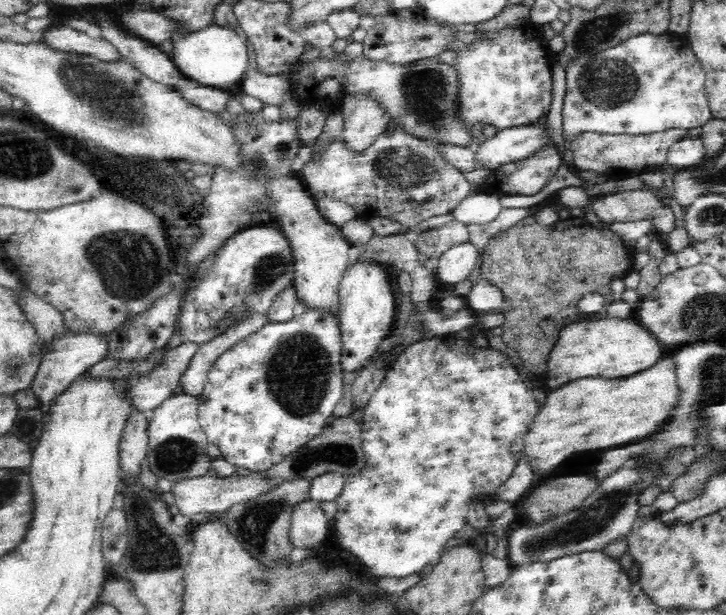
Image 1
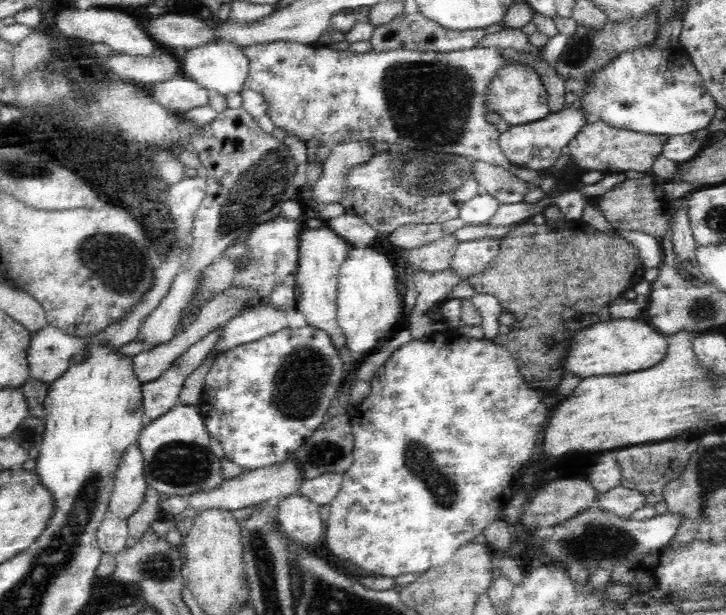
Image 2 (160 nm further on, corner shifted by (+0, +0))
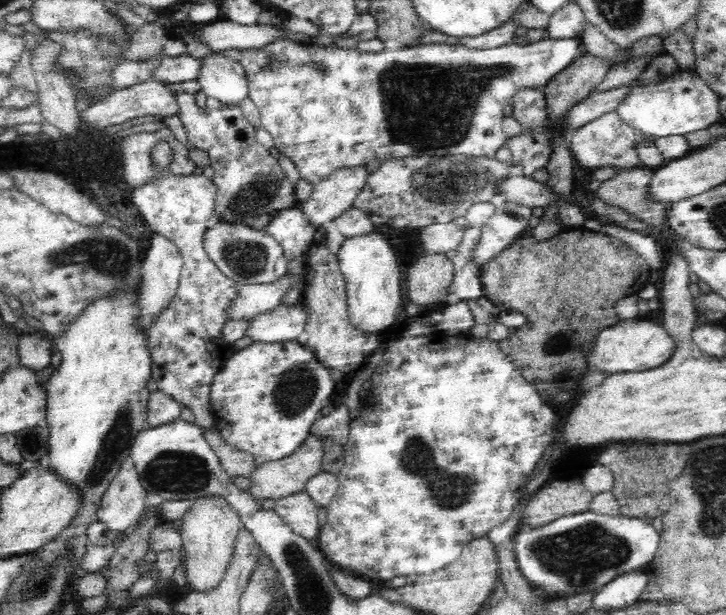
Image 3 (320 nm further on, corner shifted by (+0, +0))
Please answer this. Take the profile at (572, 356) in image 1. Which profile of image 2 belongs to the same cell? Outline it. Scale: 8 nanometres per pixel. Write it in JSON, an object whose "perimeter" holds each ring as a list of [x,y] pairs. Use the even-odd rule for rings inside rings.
{"perimeter":[[[627,318],[608,320],[608,322],[598,322],[594,326],[588,326],[574,336],[574,342],[568,348],[570,352],[564,366],[580,379],[638,372],[638,370],[647,370],[650,366],[656,366],[660,360],[663,360],[668,346],[667,339],[646,322]]]}

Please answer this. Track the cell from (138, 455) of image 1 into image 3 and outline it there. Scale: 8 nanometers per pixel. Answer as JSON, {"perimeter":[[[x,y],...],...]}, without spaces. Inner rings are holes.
{"perimeter":[[[128,454],[101,498],[97,517],[110,530],[124,532],[142,516],[147,507],[147,493],[133,458]]]}

